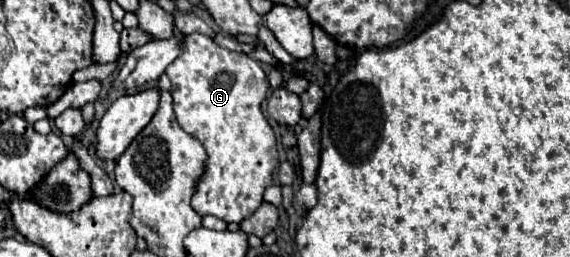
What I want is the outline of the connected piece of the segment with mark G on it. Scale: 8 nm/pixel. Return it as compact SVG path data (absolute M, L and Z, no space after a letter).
M190 33L186 35L184 51L174 59L174 63L168 65L166 75L172 81L174 113L178 125L188 135L196 137L208 153L206 175L198 183L198 189L192 197L192 209L200 215L214 215L226 223L242 223L258 209L258 205L262 205L264 189L274 183L272 173L278 167L276 137L262 113L262 101L266 99L268 91L268 79L262 67L248 55L228 51L202 33Z

